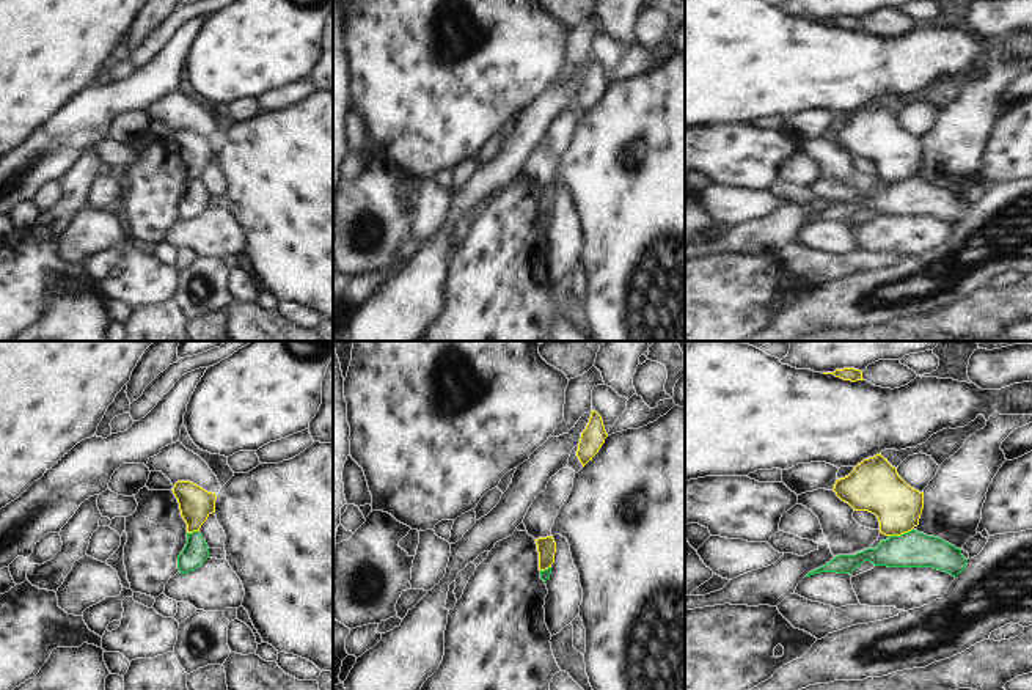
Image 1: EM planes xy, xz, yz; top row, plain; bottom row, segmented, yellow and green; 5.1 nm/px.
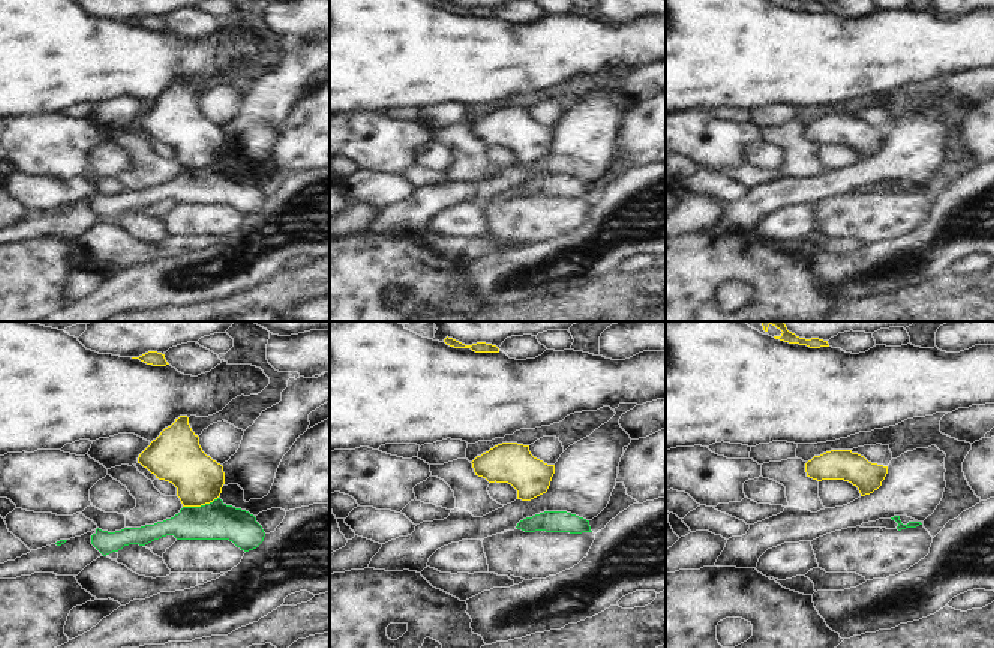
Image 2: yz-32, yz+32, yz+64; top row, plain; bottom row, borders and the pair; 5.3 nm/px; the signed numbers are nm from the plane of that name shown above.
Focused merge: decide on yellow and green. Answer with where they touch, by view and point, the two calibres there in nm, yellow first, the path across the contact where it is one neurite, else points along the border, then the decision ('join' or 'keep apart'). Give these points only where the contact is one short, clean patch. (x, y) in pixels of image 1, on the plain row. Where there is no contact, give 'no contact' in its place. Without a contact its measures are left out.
contact yz (900, 181); calibres 240 and 190 nm; border yz (911, 176), (889, 184); keep apart

